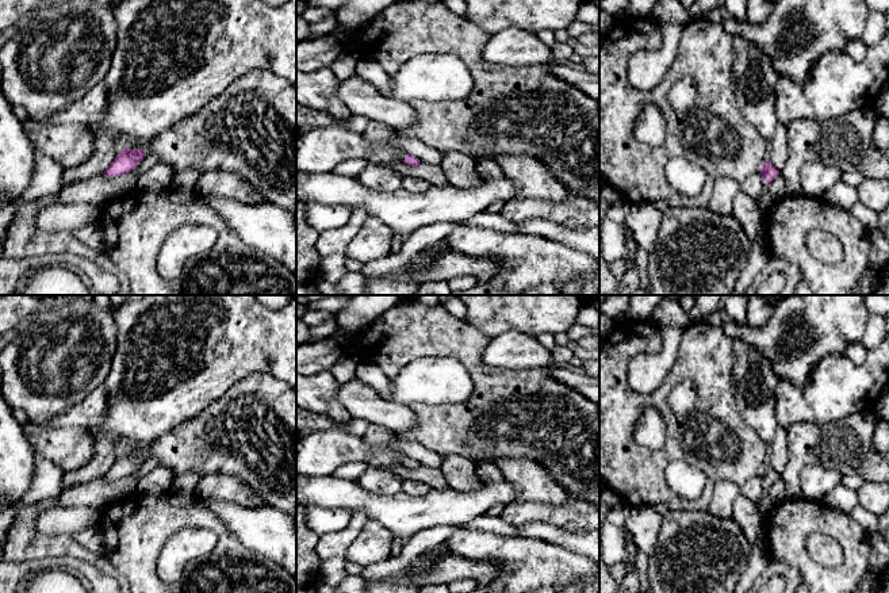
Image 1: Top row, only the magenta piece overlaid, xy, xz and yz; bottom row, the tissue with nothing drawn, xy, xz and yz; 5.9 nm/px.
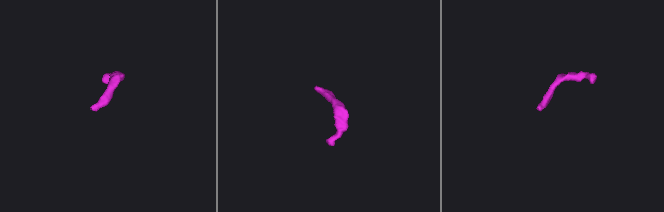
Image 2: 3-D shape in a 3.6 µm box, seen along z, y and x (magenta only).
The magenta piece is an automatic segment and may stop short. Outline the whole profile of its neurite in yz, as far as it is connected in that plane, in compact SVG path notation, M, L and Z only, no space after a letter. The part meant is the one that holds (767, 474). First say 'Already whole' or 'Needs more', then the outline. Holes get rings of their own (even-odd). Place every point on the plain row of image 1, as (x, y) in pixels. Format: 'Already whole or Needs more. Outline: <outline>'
Needs more. Outline: M766 464L760 470L759 475L763 482L763 494L756 502L756 508L760 514L760 519L766 521L775 506L775 504L771 501L769 496L769 490L770 490L770 486L774 483L774 481L779 477L779 474L770 464Z

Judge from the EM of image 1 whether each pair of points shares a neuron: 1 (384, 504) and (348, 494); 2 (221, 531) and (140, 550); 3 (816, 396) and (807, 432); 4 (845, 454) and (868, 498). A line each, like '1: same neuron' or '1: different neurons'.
1: same neuron
2: same neuron
3: different neurons
4: different neurons

